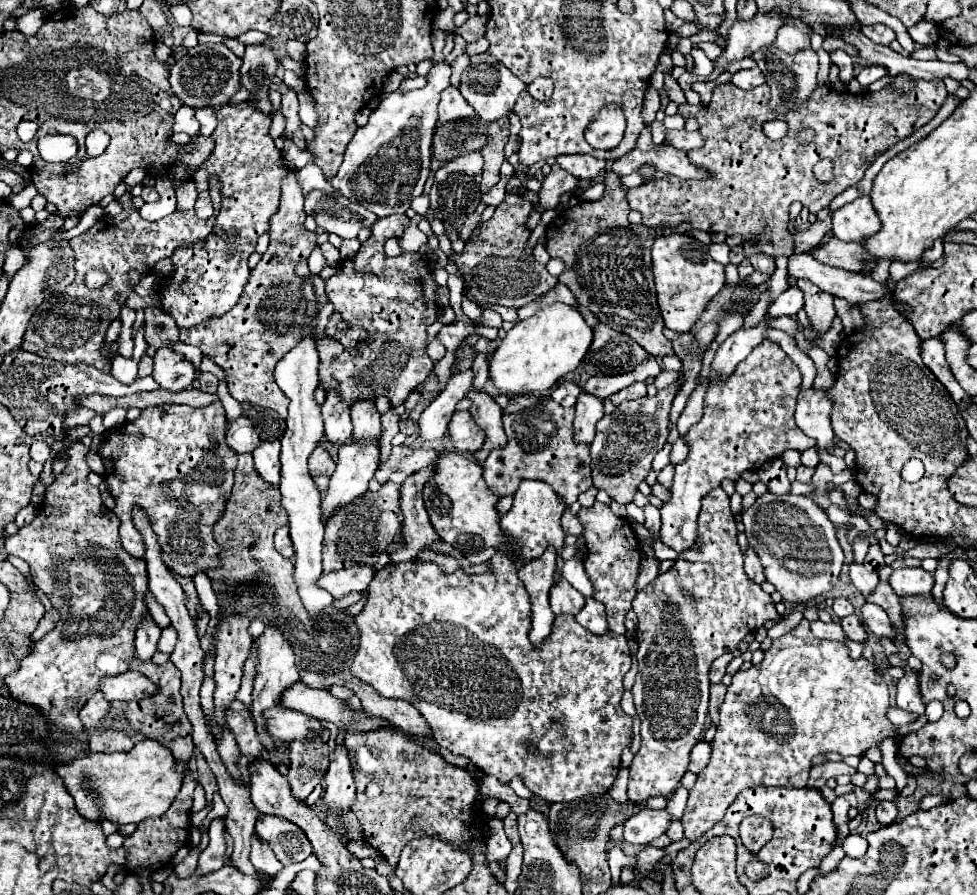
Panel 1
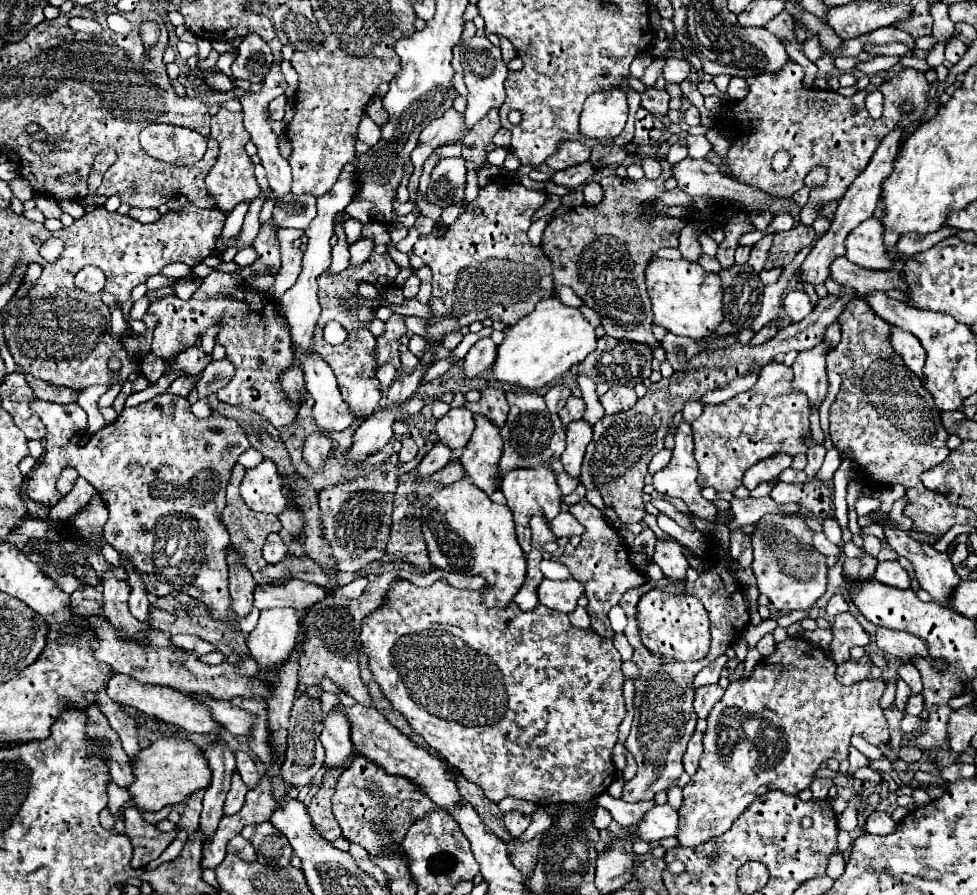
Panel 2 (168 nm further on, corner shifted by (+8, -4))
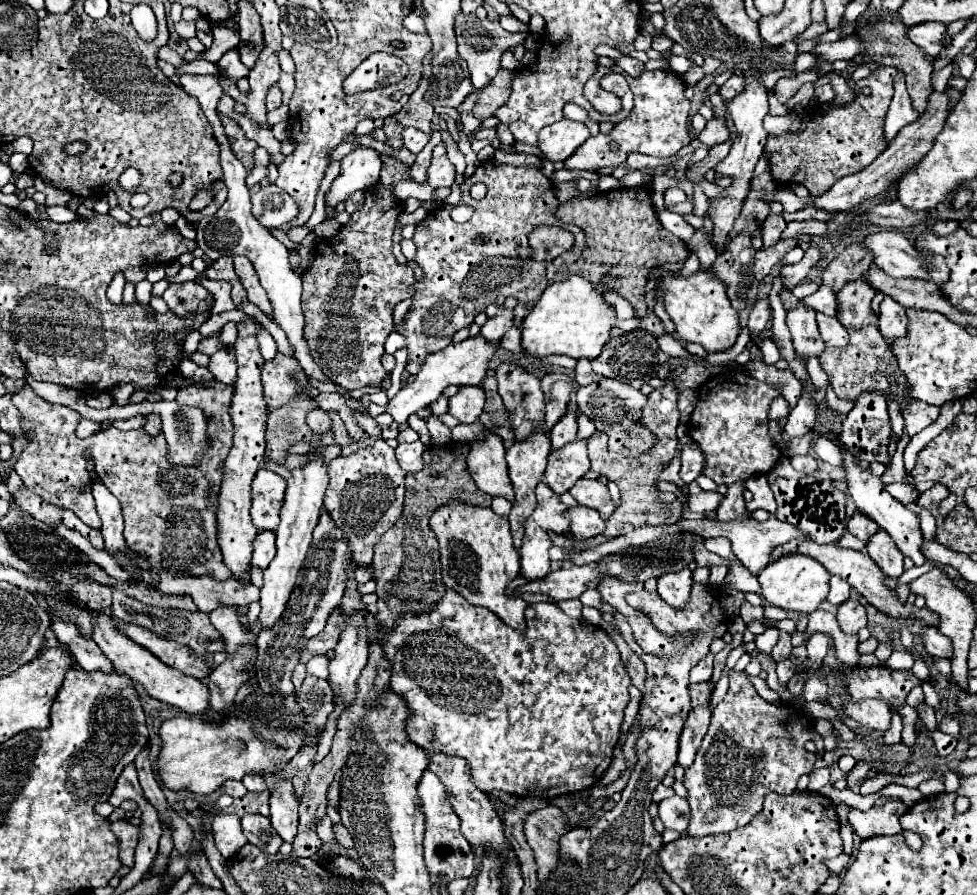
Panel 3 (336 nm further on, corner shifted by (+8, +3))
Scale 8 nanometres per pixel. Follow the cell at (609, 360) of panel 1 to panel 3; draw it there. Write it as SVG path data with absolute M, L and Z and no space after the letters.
M644 331L626 333L626 345L606 345L598 359L592 361L594 373L620 379L640 389L656 377L660 369L660 349L656 337Z

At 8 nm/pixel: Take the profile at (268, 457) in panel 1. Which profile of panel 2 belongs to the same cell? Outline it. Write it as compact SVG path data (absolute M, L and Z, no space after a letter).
M264 458L256 468L246 470L246 476L240 484L240 494L254 512L280 514L286 508L282 478L270 458Z

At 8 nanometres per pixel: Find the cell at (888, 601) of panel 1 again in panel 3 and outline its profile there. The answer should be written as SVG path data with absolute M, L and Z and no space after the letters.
M856 509L854 515L852 515L850 521L848 521L848 531L850 531L852 535L856 535L858 539L868 541L868 539L878 531L878 525L876 525L874 521L866 519L866 515L862 515L862 511Z

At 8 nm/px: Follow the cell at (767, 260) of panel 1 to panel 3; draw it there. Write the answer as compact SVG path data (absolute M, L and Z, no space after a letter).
M766 219L762 225L764 245L774 245L780 239L780 233L784 231L784 227L786 227L784 219Z

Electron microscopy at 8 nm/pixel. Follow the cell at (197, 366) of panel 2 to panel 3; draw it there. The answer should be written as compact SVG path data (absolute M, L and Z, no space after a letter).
M206 337L202 343L200 343L200 347L198 347L198 351L200 353L206 353L206 355L214 355L218 349L224 349L226 345L220 341L220 339L216 339L216 337Z

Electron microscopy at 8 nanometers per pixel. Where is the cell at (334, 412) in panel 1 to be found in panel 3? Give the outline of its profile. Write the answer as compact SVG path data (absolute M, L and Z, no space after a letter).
M182 75L180 77L180 87L188 95L192 95L192 97L196 97L200 101L200 107L206 113L210 125L212 125L214 139L218 141L218 149L220 149L220 165L224 169L224 183L228 187L228 199L218 209L218 213L214 213L212 217L204 217L196 225L196 233L198 233L196 243L206 253L206 257L210 257L212 261L216 261L222 255L246 255L254 263L256 273L260 277L260 285L266 289L266 293L270 297L270 303L274 307L274 319L284 329L284 333L288 335L288 341L290 341L290 345L296 351L298 363L302 365L302 369L310 377L328 383L328 377L314 363L314 359L310 355L310 349L308 349L308 343L306 343L306 339L302 335L302 327L304 327L304 315L302 315L302 309L300 309L302 279L300 279L300 275L296 275L290 269L288 249L266 227L262 227L254 219L254 215L250 211L250 191L246 187L246 175L248 175L248 171L236 159L236 155L230 151L230 143L226 139L226 133L224 133L224 127L222 127L222 121L220 121L220 115L218 115L218 109L216 109L218 101L220 101L220 97L224 93L222 85L220 85L220 81L218 81L216 75Z

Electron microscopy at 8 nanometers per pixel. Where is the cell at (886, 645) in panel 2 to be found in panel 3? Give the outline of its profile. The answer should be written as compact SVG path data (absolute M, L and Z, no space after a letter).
M926 627L922 641L924 641L924 649L930 655L940 657L940 659L950 659L950 655L952 655L950 639L946 639L946 635L942 635L936 627Z

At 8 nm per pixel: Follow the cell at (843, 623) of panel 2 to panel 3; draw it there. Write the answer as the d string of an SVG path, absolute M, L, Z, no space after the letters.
M844 601L840 607L838 607L838 623L840 623L840 629L844 633L850 633L850 635L856 635L862 627L866 627L868 619L866 619L866 609L858 603L858 601Z

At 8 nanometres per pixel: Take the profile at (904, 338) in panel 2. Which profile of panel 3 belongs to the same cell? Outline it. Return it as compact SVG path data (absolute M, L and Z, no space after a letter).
M884 297L880 303L880 317L878 317L878 327L880 333L884 335L886 341L894 341L906 335L906 311L900 303L896 303L890 297Z

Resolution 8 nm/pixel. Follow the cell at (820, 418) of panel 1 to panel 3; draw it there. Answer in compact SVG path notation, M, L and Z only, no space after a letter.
M798 301L798 305L786 313L786 325L792 333L792 343L798 355L818 357L824 351L824 343L814 317L816 311L812 307L806 307L802 301Z

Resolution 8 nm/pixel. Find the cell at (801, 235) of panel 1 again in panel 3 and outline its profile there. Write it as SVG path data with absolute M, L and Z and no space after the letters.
M782 239L782 241L778 241L778 243L774 243L774 245L766 247L766 249L756 251L756 255L754 255L754 269L752 269L754 277L756 277L756 279L766 277L766 275L772 271L772 267L774 267L792 247L796 247L796 239Z

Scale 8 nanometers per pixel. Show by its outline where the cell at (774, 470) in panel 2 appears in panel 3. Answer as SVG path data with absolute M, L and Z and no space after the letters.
M744 481L732 483L728 487L728 493L724 495L724 499L720 501L718 509L716 509L716 517L720 521L732 521L732 519L746 519L744 511L746 511L746 501L742 499L744 493Z

